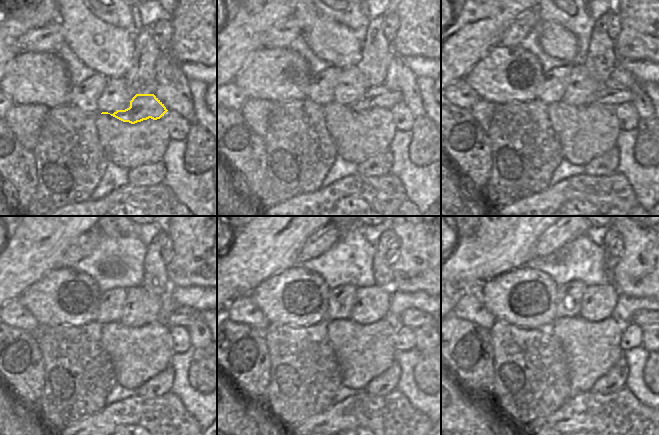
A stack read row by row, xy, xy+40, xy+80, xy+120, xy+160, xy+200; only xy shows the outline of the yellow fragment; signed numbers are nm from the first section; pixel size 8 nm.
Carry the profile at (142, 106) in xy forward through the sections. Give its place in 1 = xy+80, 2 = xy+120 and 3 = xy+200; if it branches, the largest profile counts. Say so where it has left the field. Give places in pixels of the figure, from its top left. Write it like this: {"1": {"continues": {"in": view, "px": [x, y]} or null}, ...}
{"1": {"continues": {"in": "xy+80", "px": [613, 96]}}, "2": {"continues": {"in": "xy+120", "px": [185, 317]}}, "3": {"continues": {"in": "xy+200", "px": [642, 318]}}}

